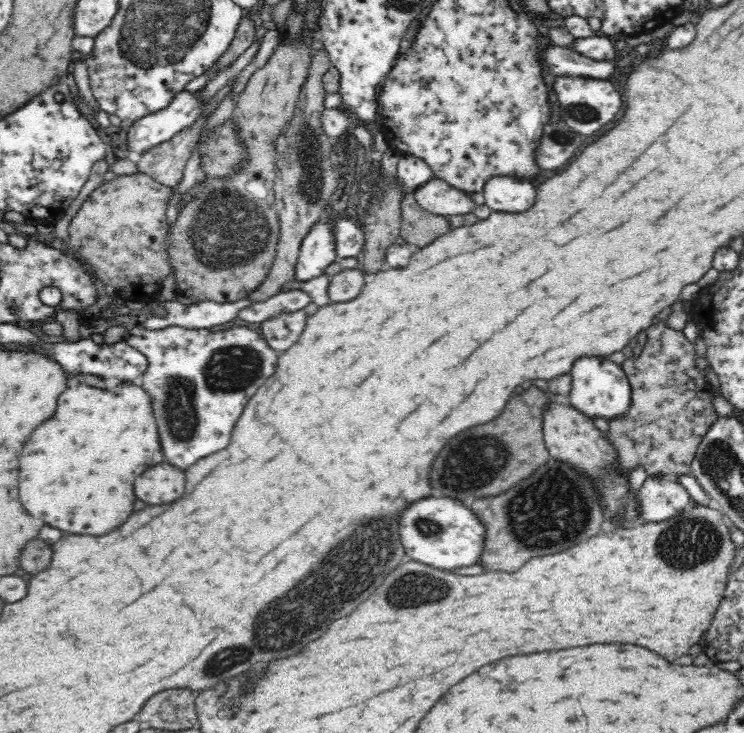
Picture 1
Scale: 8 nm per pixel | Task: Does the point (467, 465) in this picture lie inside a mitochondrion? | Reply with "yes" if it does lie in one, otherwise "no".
yes

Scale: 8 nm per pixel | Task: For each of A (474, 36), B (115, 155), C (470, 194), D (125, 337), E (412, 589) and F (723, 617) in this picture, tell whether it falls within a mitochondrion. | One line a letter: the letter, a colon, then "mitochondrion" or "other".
A: other
B: other
C: other
D: other
E: mitochondrion
F: other

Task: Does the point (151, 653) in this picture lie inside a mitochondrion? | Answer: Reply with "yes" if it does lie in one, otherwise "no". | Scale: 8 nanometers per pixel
no

